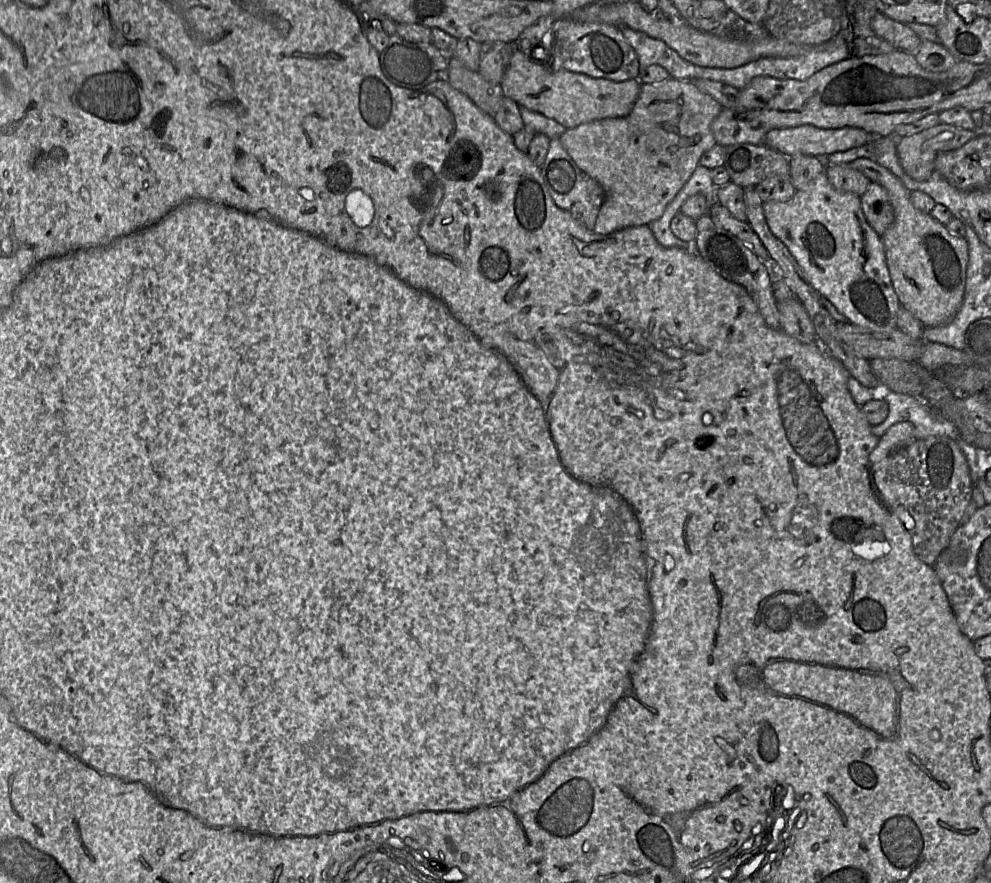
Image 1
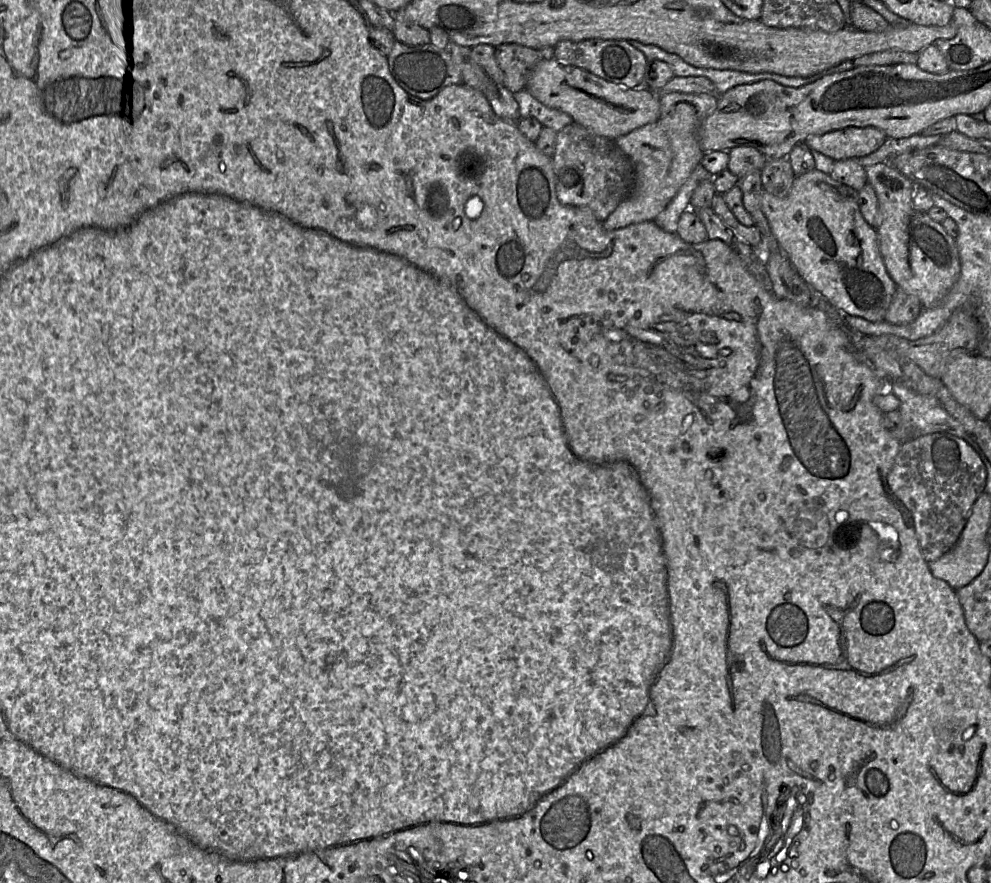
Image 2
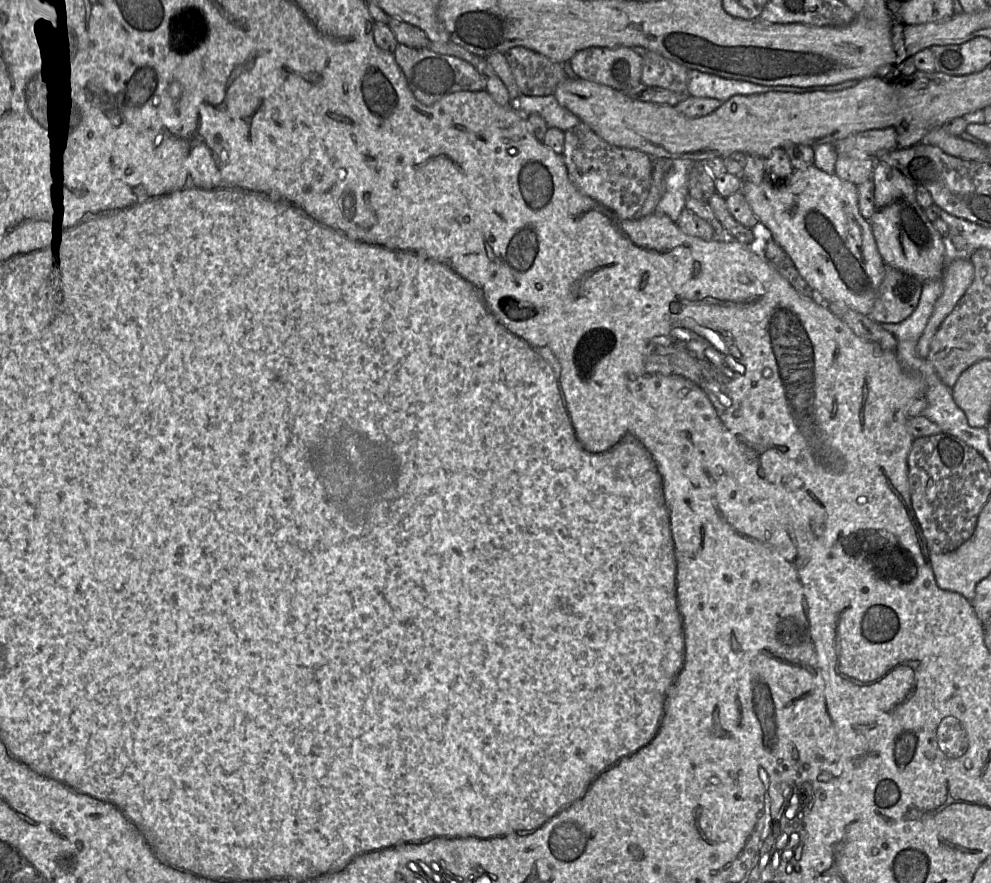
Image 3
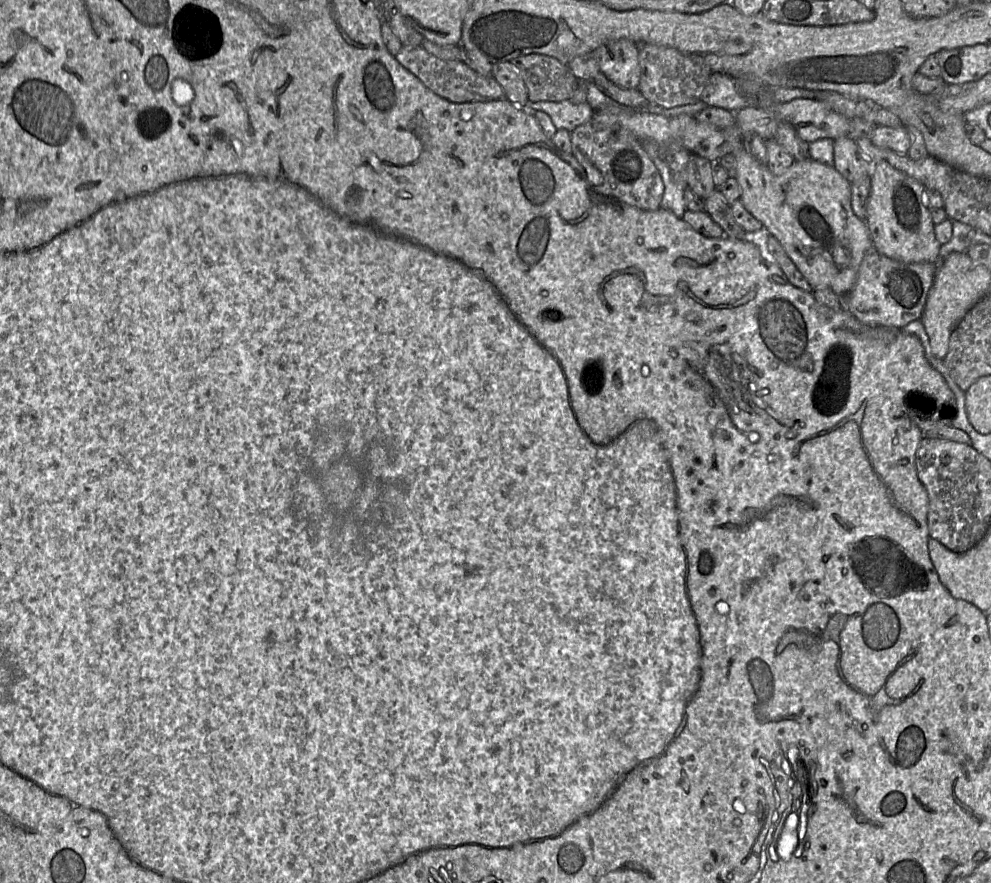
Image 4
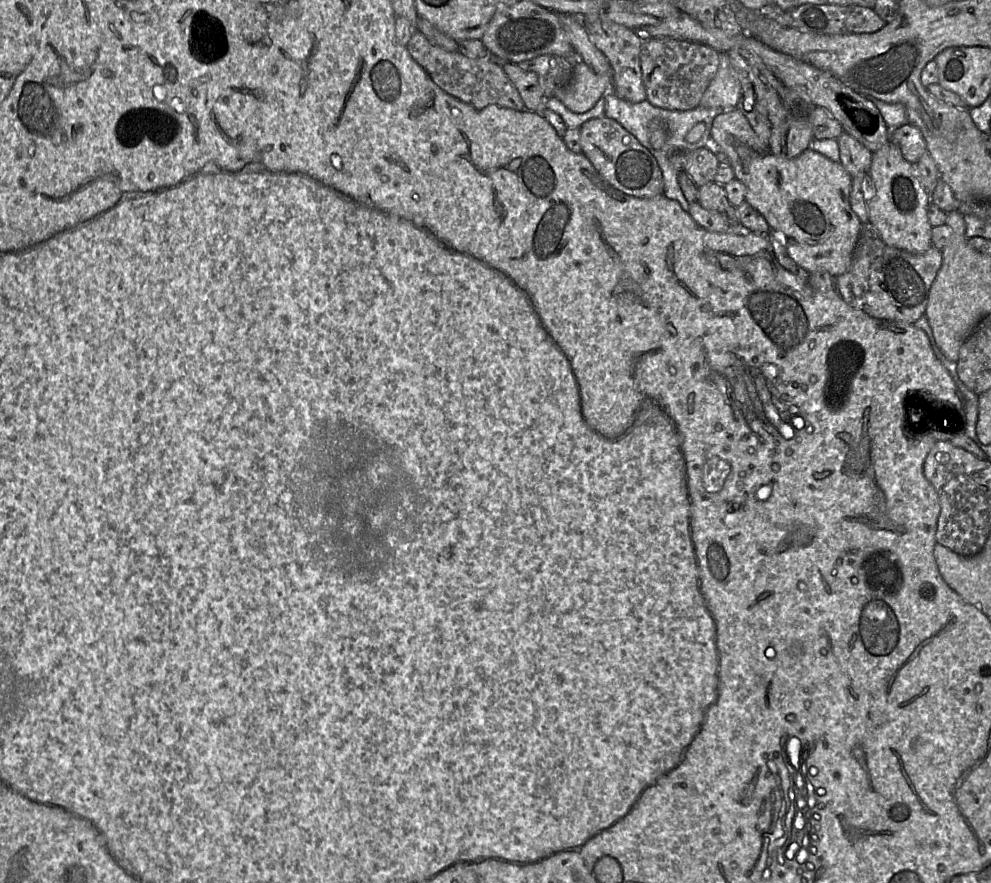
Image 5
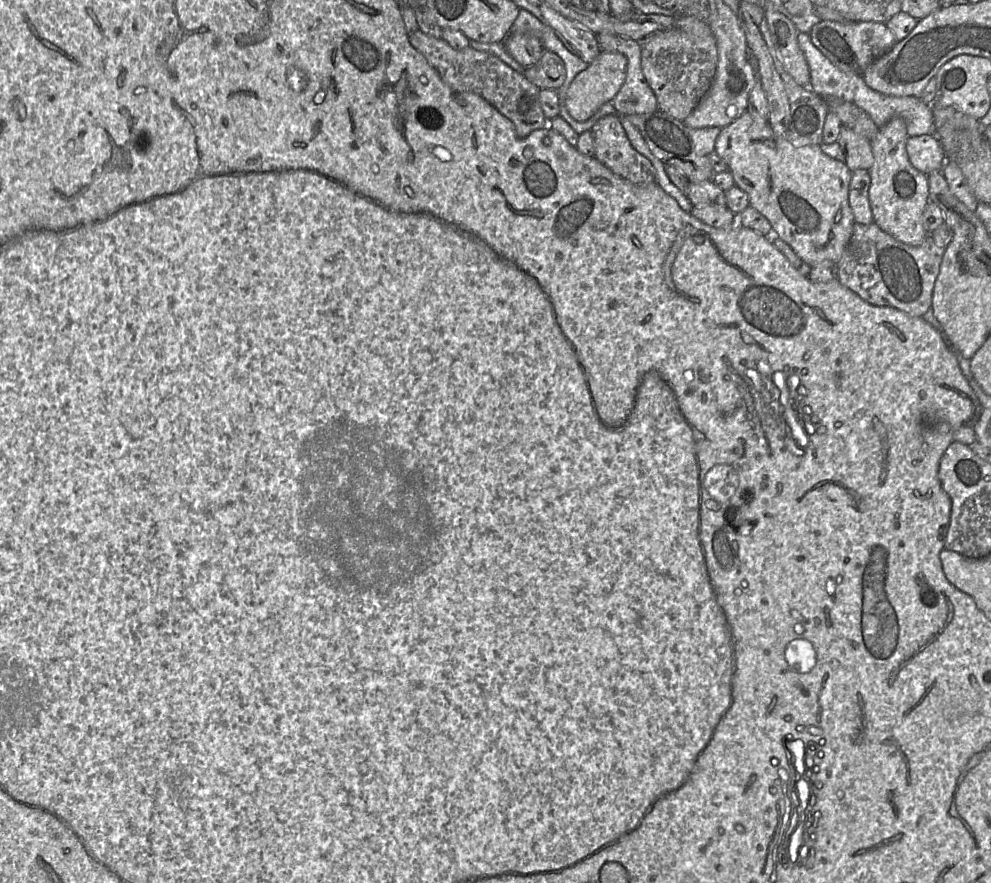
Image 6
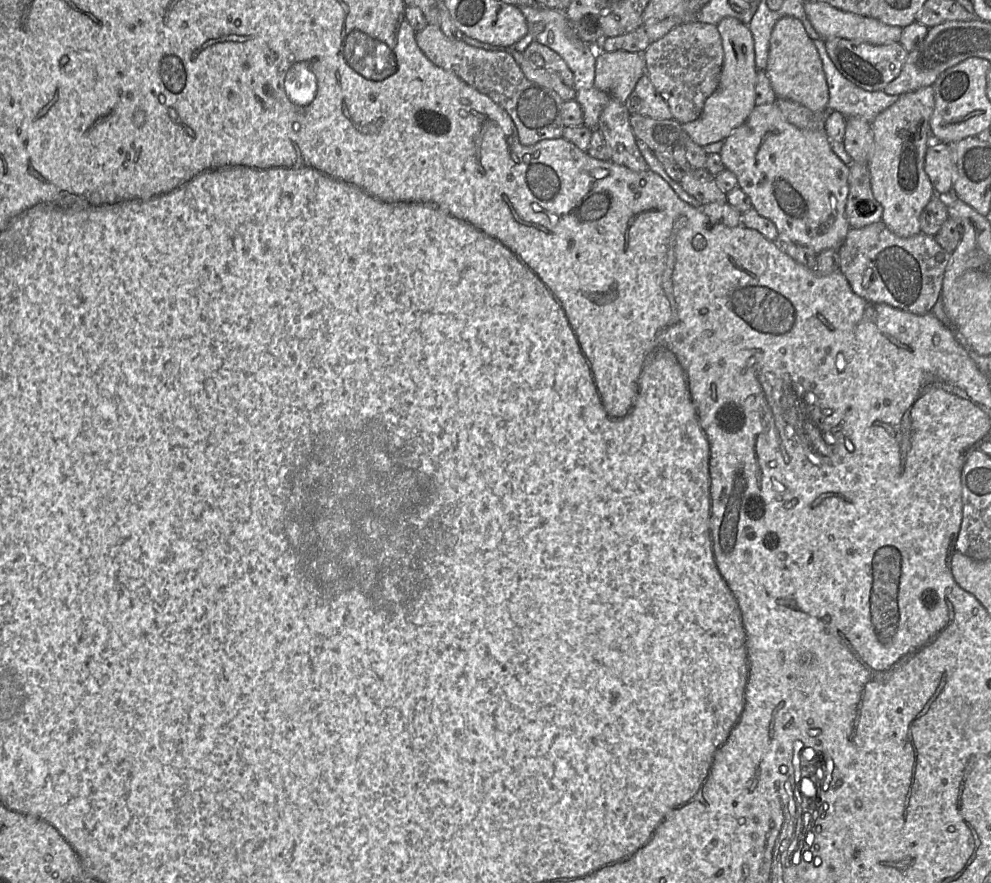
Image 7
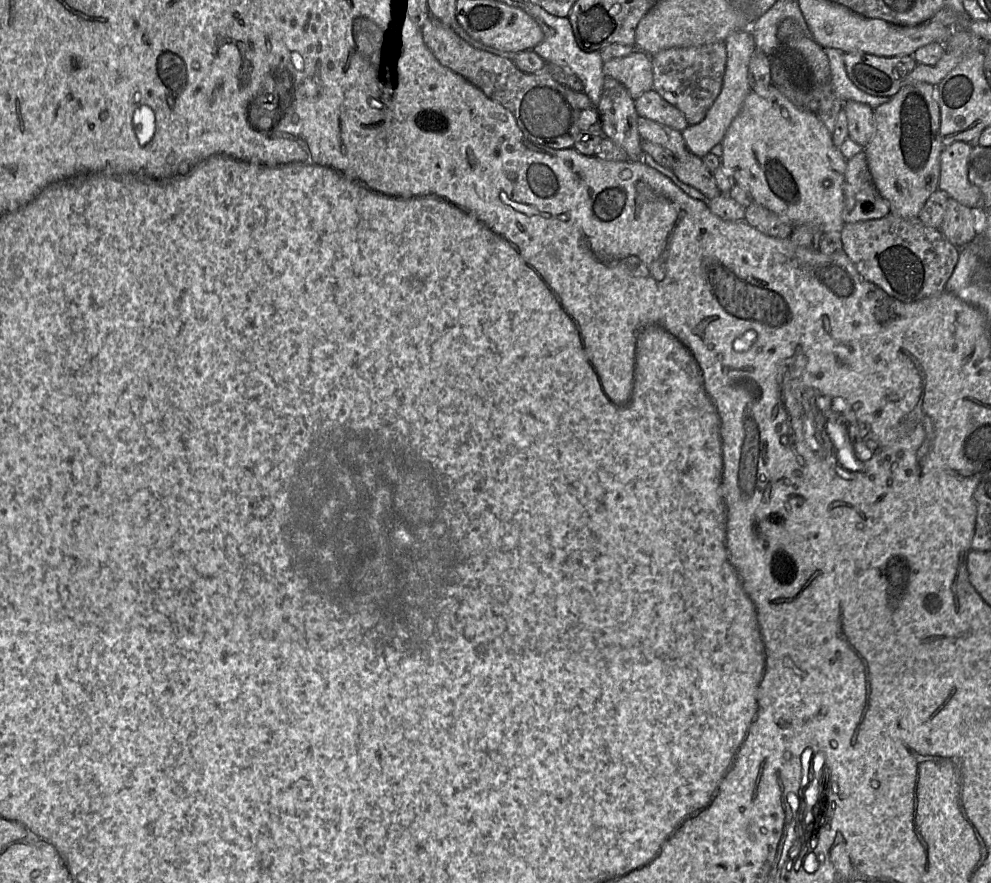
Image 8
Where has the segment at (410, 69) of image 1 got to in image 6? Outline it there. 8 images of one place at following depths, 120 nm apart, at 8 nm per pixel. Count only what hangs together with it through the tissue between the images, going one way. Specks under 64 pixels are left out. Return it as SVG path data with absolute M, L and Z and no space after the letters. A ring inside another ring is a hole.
M419 29L409 36L409 41L438 72L445 84L455 92L474 93L484 98L513 122L519 138L526 138L533 131L549 126L550 120L545 117L539 101L541 89L498 57L472 47L456 50L443 38L431 37Z

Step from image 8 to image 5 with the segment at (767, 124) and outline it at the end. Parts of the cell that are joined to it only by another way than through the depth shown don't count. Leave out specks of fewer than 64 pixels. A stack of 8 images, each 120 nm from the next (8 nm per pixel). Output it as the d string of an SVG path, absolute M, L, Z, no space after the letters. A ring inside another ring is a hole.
M739 108L723 111L715 116L710 136L711 145L729 157L735 179L745 187L745 201L764 217L770 232L782 237L788 254L798 265L809 273L827 271L834 277L849 269L856 242L864 225L851 209L849 197L852 177L840 163L811 149L792 159L774 155L754 133Z

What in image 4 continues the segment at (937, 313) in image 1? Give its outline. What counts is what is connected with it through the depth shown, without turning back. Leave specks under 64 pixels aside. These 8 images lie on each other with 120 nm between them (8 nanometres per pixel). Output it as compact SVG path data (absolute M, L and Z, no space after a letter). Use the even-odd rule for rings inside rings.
M886 161L873 163L871 189L866 204L865 223L873 247L882 255L903 263L936 263L941 244L934 233L929 209L925 203L924 186L895 169Z

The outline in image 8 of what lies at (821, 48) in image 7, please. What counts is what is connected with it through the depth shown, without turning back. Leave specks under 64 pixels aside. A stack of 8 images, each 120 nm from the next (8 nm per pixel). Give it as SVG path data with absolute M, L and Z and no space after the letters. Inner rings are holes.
M824 48L824 51L830 64L832 86L843 102L856 101L876 109L890 100L888 97L870 95L854 85L847 74L842 51L836 48Z

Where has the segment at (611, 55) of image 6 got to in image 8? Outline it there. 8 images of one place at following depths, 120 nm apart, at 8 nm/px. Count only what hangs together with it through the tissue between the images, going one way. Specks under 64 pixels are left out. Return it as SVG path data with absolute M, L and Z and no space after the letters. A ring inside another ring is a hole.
M640 50L604 63L603 74L625 86L633 100L653 89L651 56Z

